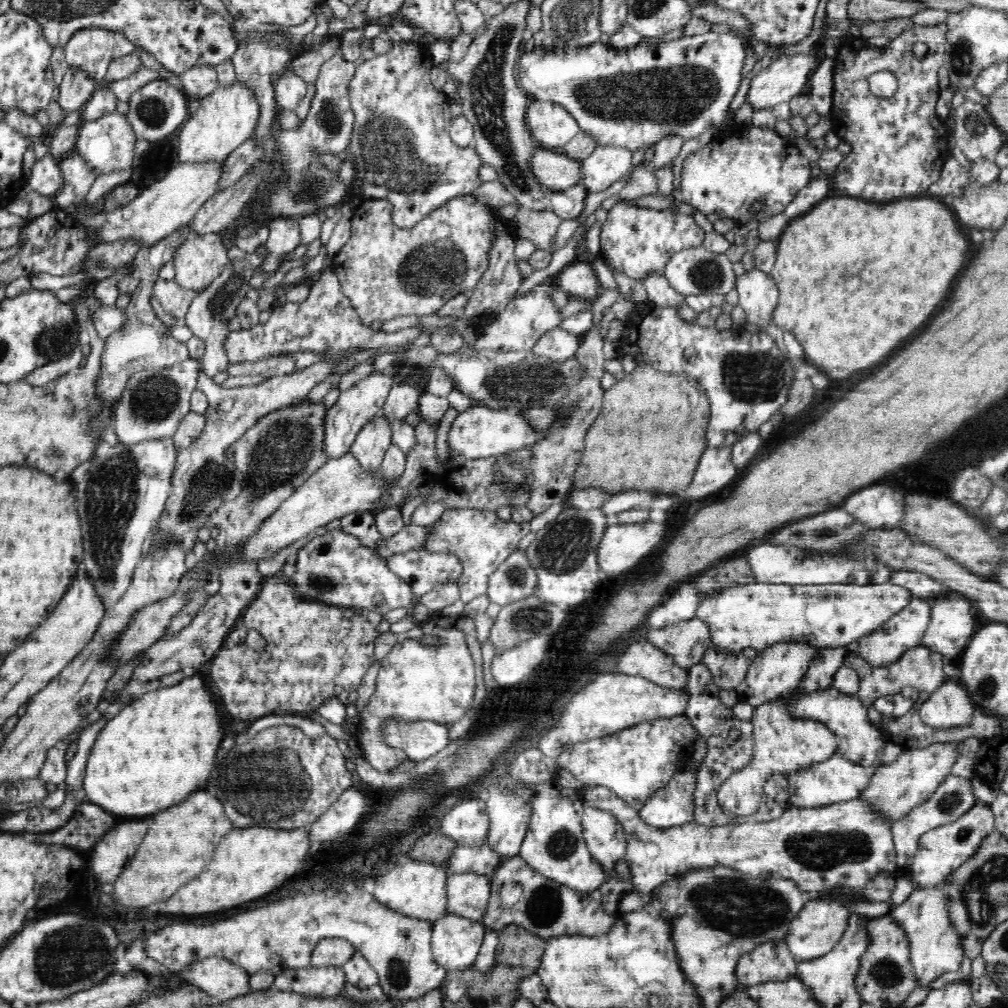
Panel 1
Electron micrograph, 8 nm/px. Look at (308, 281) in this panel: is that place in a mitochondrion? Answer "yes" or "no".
no

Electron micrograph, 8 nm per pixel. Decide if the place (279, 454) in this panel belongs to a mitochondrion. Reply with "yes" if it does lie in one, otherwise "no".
yes

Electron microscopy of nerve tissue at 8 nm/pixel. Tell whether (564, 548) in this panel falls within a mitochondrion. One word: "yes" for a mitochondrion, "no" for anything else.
yes

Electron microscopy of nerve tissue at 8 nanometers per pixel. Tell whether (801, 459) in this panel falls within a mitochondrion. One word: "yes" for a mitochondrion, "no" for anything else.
no

